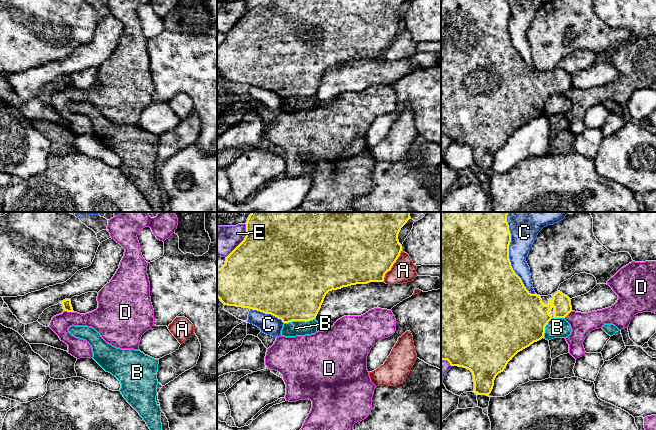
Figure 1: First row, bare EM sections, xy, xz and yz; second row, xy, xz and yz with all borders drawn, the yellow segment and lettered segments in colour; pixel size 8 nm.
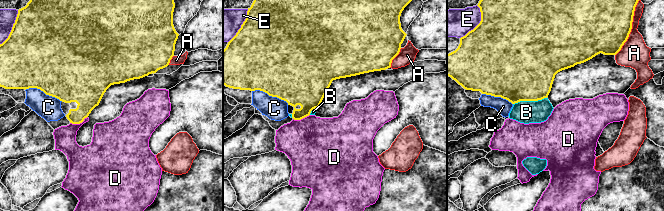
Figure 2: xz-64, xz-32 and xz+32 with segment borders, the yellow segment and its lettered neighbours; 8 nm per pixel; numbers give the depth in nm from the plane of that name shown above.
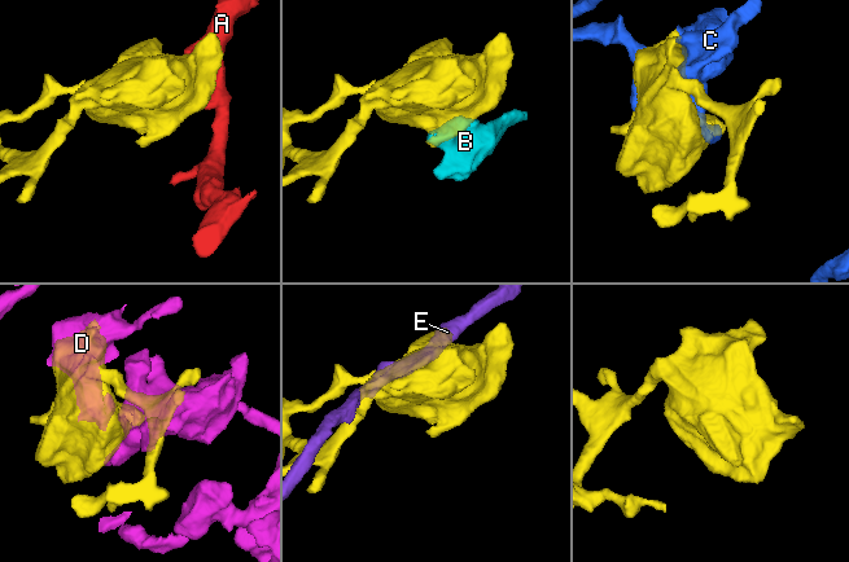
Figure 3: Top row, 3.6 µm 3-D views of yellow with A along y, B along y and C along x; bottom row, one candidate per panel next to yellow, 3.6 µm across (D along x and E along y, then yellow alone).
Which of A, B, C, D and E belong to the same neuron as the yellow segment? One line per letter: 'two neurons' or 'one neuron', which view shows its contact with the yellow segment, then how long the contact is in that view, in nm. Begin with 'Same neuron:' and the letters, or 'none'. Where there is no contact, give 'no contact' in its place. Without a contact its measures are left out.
Same neuron: D
A: two neurons; contact in xz; length 280 nm
B: two neurons; contact in xz; length 260 nm
C: two neurons; contact in yz; length 700 nm
D: one neuron; contact in xy; length 80 nm
E: two neurons; contact in xz; length 320 nm

